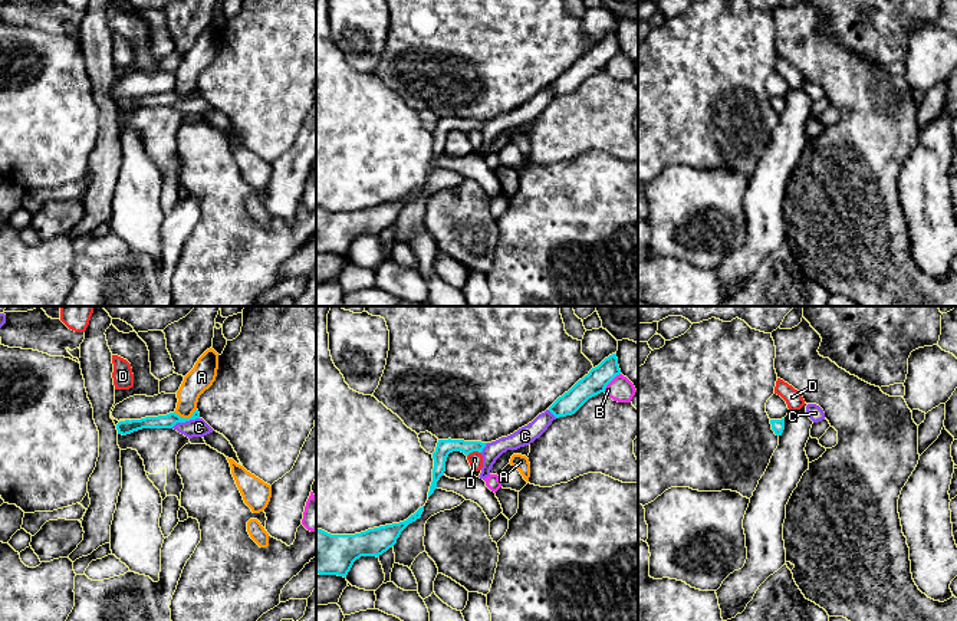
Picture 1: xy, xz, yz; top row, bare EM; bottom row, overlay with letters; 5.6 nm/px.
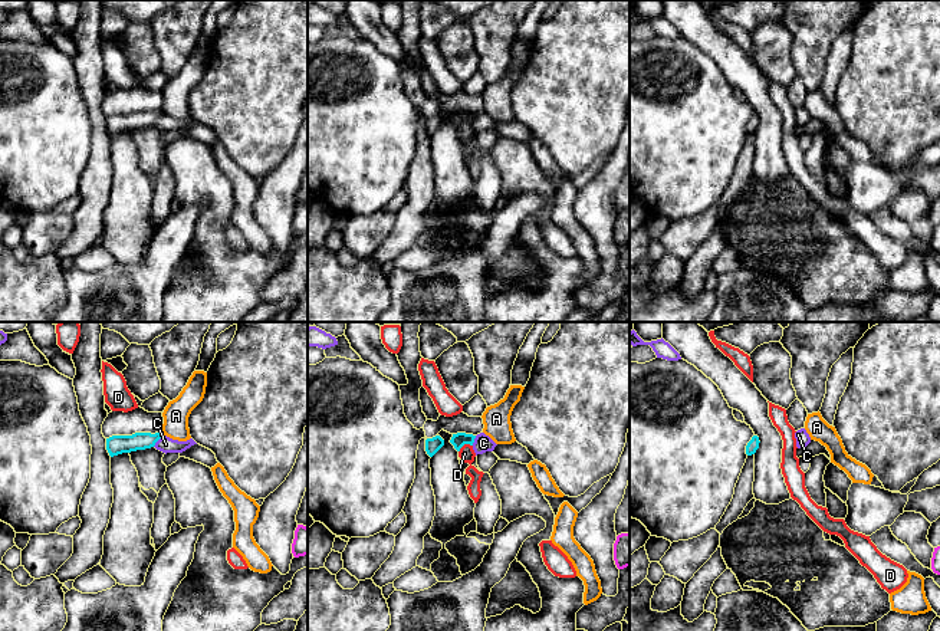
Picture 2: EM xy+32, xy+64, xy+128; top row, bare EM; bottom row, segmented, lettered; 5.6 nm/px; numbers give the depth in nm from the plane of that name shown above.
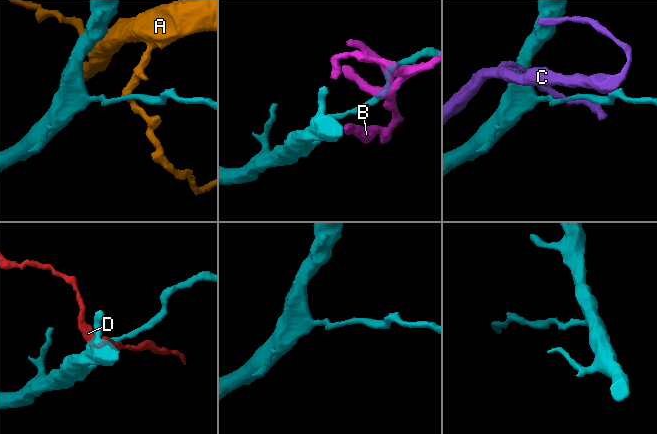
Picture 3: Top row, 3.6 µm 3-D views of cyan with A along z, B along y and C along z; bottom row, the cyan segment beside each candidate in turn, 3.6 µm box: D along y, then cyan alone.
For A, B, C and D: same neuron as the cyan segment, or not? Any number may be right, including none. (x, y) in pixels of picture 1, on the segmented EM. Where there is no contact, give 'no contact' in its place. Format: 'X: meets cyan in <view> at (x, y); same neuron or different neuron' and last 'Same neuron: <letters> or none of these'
A: meets cyan in xy at (186, 419); different neuron
B: meets cyan in xz at (609, 381); different neuron
C: meets cyan in xy at (184, 421); different neuron
D: meets cyan in xz at (473, 450); different neuron
Same neuron: none of these

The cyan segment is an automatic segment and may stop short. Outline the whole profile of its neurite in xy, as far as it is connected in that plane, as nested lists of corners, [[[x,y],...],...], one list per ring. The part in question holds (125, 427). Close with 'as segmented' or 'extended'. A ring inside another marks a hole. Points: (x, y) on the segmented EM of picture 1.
[[[195,410],[190,418],[182,418],[175,413],[170,413],[167,415],[119,421],[116,430],[118,434],[126,436],[142,428],[172,428],[177,423],[185,423],[195,418],[200,418],[198,410]]] | as segmented

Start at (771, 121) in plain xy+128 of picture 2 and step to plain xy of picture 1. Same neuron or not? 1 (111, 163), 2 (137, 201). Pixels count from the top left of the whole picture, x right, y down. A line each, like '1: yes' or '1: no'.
1: no
2: yes

